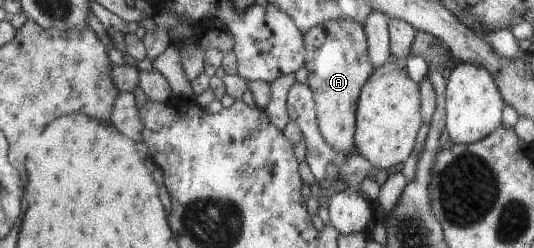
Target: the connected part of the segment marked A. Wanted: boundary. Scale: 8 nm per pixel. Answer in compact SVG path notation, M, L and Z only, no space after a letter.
M327 19L313 25L303 32L303 44L306 46L306 59L302 67L307 69L307 85L312 90L315 101L317 126L324 141L333 149L349 155L355 152L355 109L358 107L359 93L367 77L374 71L370 54L367 52L367 34L363 22L345 19Z

